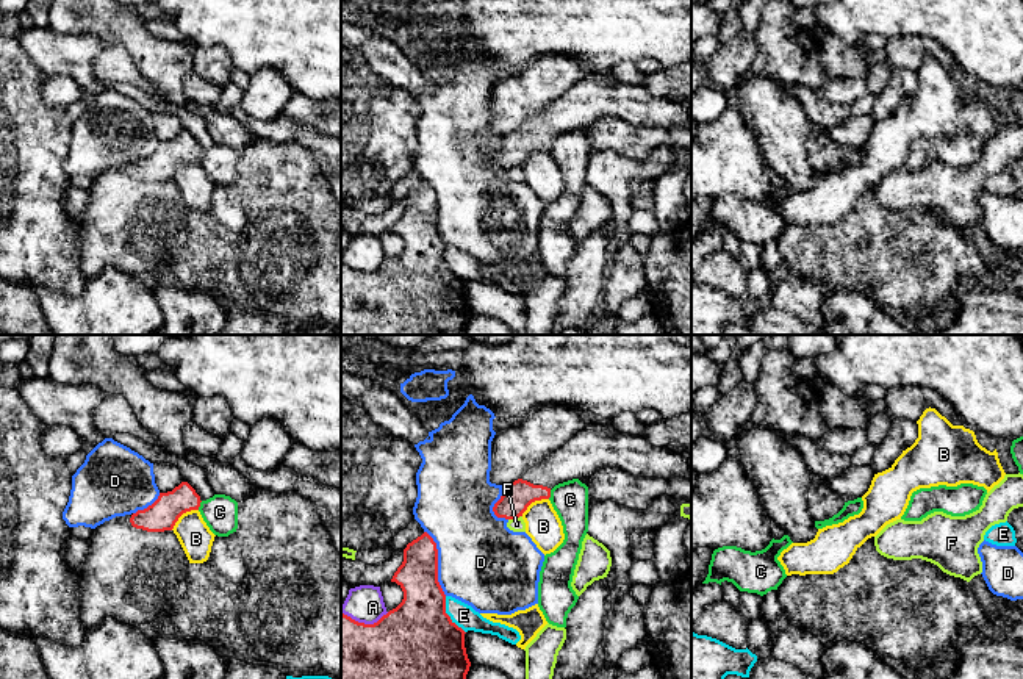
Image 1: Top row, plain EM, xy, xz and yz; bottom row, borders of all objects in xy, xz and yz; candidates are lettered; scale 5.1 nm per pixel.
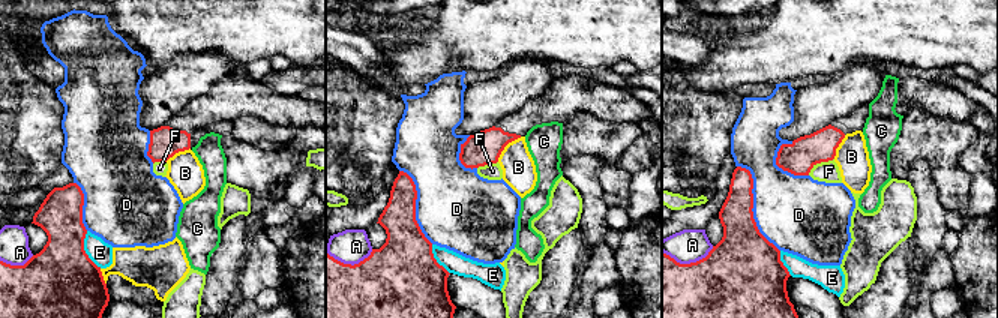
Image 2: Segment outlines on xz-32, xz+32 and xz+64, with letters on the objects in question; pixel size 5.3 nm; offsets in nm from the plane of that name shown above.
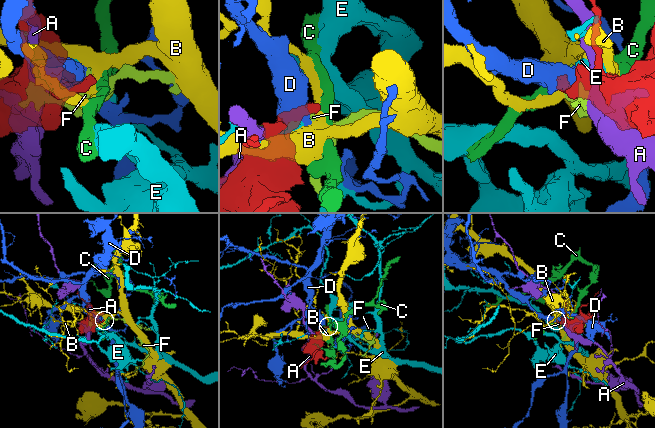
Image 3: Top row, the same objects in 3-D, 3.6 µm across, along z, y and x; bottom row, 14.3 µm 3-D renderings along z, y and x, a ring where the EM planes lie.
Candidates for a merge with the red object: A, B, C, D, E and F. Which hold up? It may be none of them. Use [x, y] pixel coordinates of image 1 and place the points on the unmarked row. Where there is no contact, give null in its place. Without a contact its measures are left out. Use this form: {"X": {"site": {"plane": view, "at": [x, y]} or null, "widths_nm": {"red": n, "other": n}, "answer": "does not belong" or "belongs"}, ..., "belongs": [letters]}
{"A": {"site": {"plane": "xz", "at": [363, 273]}, "widths_nm": {"red": 500, "other": 190}, "answer": "does not belong"}, "B": {"site": {"plane": "xy", "at": [182, 163]}, "widths_nm": {"red": 160, "other": 170}, "answer": "does not belong"}, "C": {"site": {"plane": "xy", "at": [199, 155]}, "widths_nm": {"red": 160, "other": 180}, "answer": "does not belong"}, "D": {"site": {"plane": "xz", "at": [437, 213]}, "widths_nm": {"red": 240, "other": 440}, "answer": "does not belong"}, "E": {"site": {"plane": "xz", "at": [448, 265]}, "widths_nm": {"red": 480, "other": 120}, "answer": "does not belong"}, "F": {"site": {"plane": "xz", "at": [515, 166]}, "widths_nm": {"red": 160, "other": 80}, "answer": "does not belong"}, "belongs": []}

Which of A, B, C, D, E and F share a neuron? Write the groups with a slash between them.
A / B / C / D / E / F

